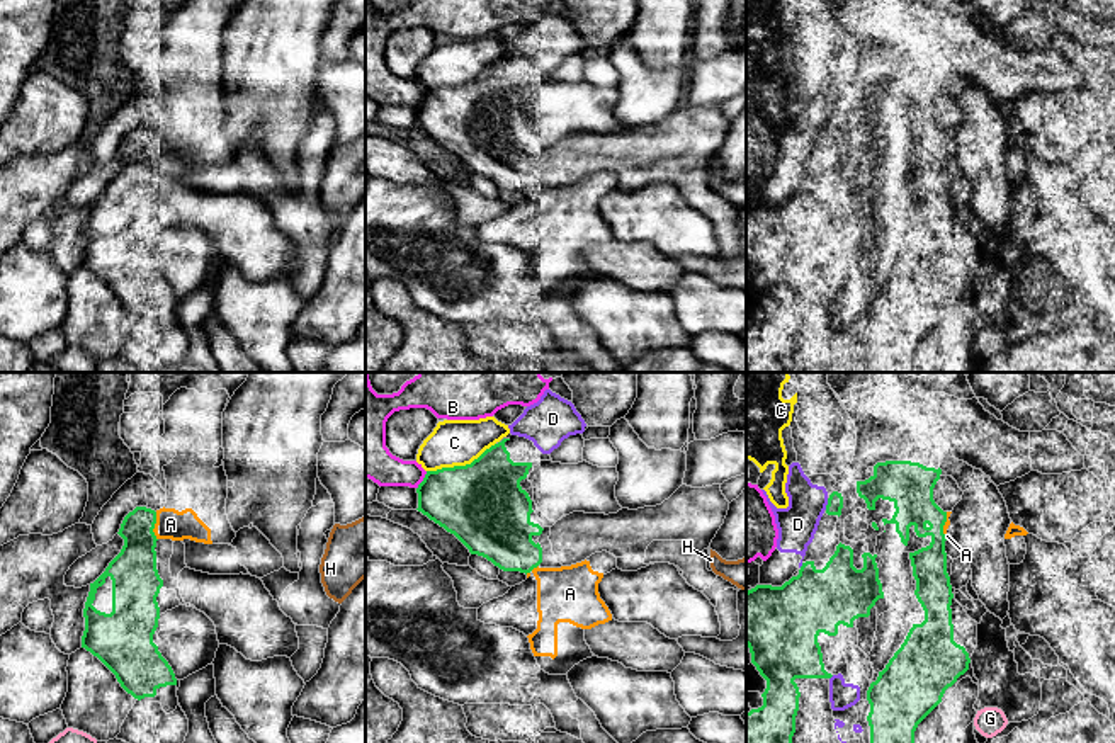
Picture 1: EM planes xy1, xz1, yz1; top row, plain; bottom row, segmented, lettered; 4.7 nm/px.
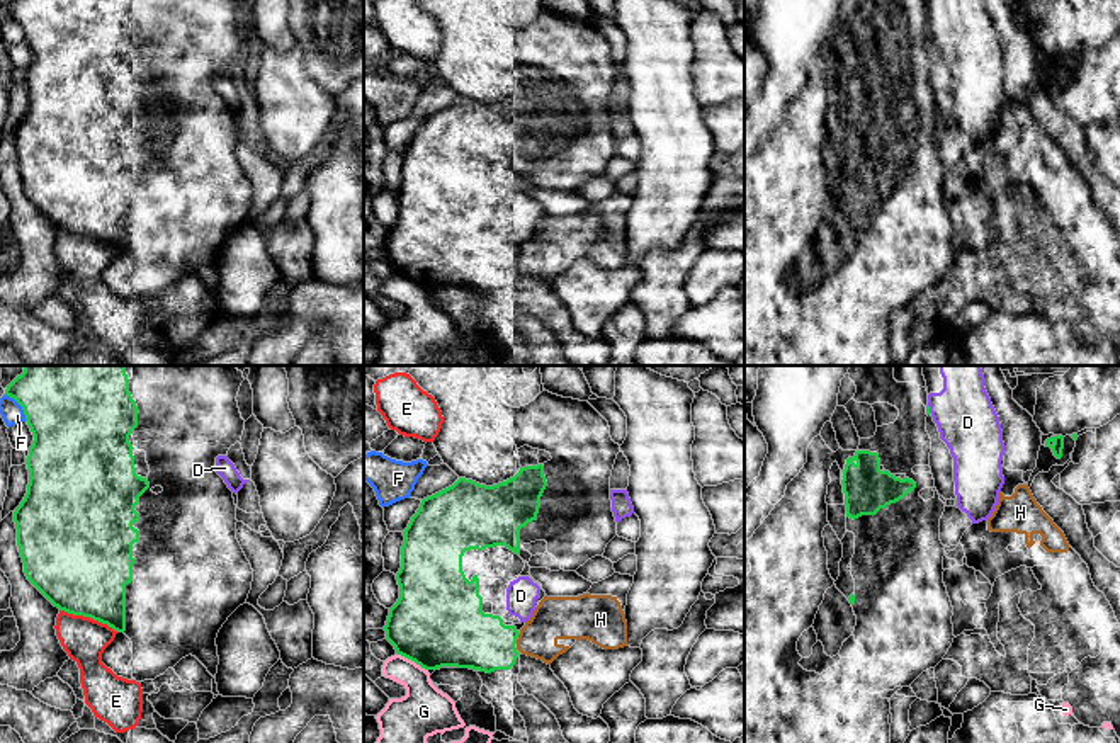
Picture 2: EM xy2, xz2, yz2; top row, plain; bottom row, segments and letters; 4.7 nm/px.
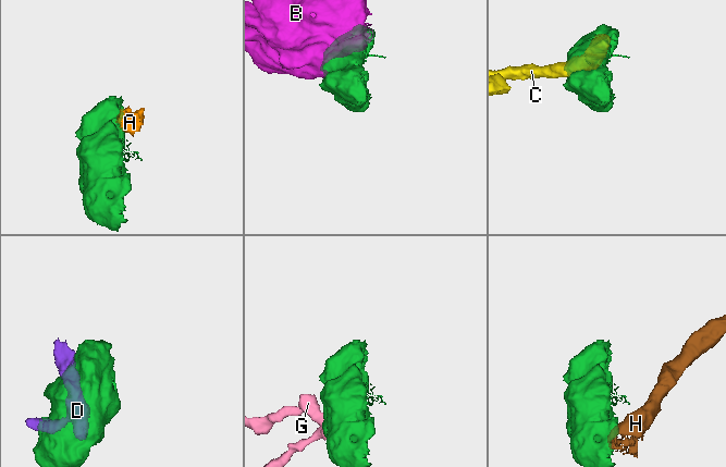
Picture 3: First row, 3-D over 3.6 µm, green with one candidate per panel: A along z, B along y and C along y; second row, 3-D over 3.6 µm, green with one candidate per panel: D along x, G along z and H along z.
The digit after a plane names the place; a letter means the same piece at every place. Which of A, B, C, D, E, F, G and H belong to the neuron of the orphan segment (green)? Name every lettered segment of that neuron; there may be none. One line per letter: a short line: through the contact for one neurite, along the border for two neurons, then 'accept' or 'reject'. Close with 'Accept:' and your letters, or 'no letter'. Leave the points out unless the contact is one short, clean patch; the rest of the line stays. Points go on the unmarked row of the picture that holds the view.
A: reject
B: reject
C: reject
D: reject
E: line xy2 (60, 228), (70, 233), (89, 235), (118, 250); reject
F: reject
G: line xz2 (398, 272), (427, 289); reject
H: reject
Accept: no letter

